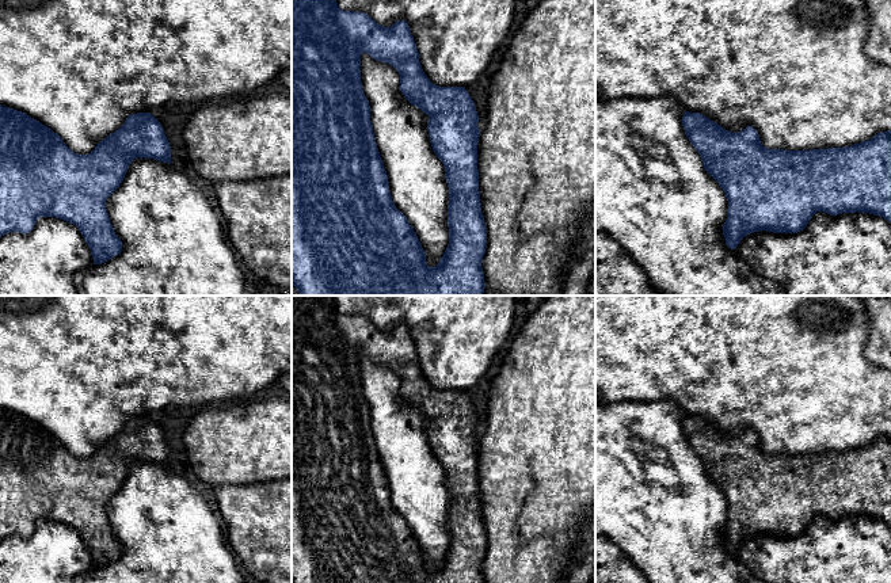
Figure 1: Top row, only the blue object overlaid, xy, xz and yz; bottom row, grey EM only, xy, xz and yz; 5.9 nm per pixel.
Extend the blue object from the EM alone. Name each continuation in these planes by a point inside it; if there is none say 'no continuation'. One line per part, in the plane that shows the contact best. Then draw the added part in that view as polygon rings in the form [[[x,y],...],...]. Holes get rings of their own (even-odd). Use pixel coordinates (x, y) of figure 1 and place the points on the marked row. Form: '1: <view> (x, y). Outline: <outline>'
no continuation

